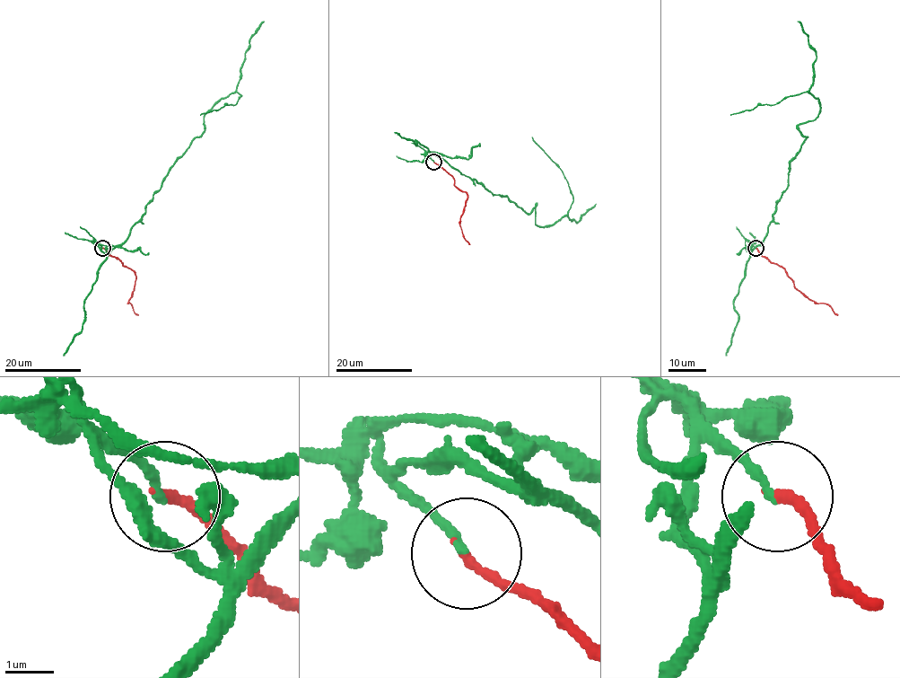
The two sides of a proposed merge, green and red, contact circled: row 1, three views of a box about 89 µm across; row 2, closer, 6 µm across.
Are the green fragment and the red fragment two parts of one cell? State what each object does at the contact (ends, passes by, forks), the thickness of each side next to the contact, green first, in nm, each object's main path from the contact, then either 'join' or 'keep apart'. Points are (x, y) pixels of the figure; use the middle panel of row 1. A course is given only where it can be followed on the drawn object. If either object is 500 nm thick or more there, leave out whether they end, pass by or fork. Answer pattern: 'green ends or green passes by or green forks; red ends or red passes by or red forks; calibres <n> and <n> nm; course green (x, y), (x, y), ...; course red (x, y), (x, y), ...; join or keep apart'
green ends; red ends; calibres 180 and 200 nm; course green (434, 161), (429, 155), (528, 214), (536, 205), (535, 223), (549, 226), (573, 197), (532, 137); course red (434, 162), (453, 177), (454, 185), (467, 194), (459, 224), (462, 234), (470, 244); keep apart

